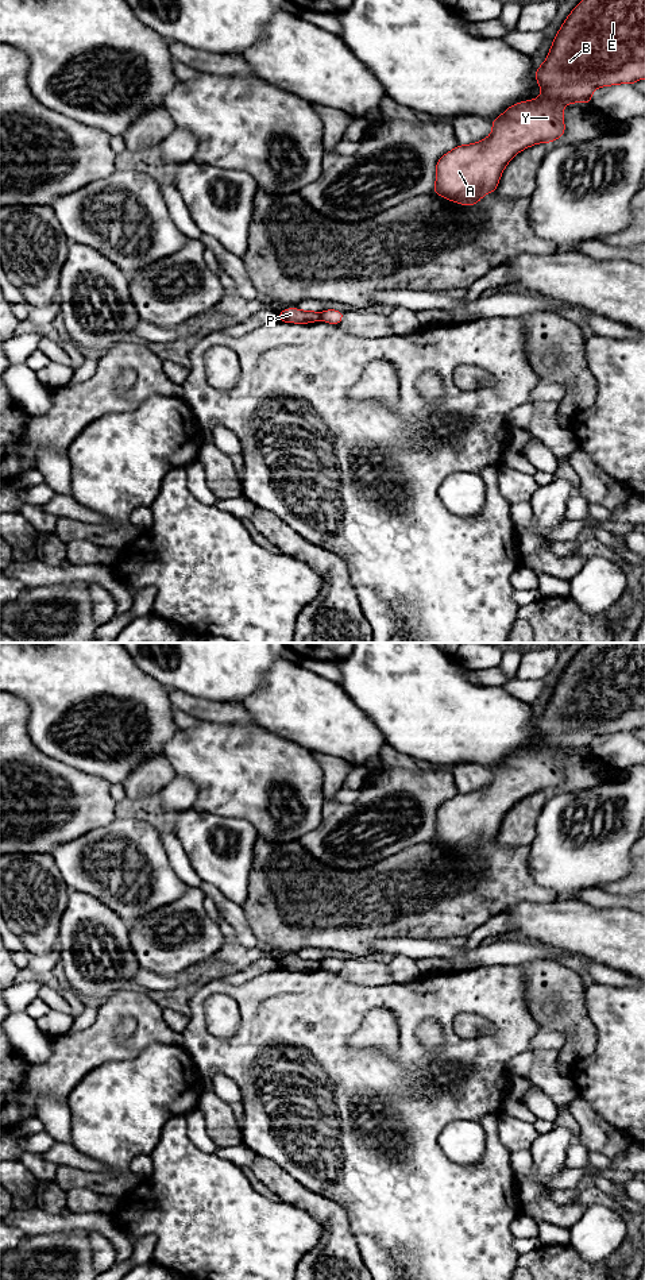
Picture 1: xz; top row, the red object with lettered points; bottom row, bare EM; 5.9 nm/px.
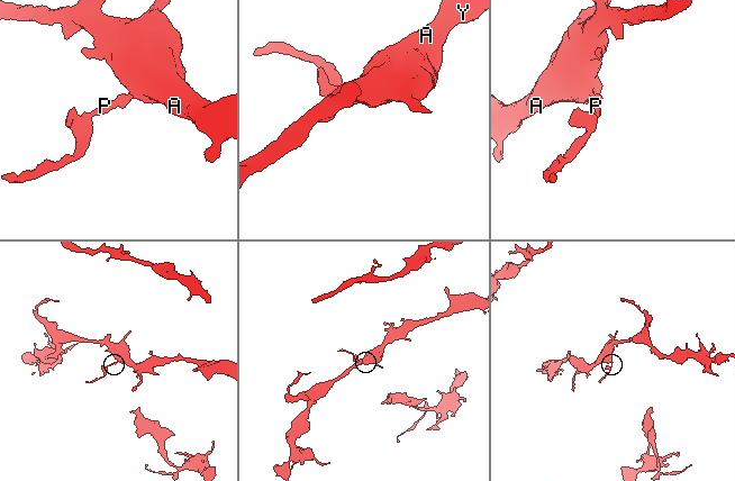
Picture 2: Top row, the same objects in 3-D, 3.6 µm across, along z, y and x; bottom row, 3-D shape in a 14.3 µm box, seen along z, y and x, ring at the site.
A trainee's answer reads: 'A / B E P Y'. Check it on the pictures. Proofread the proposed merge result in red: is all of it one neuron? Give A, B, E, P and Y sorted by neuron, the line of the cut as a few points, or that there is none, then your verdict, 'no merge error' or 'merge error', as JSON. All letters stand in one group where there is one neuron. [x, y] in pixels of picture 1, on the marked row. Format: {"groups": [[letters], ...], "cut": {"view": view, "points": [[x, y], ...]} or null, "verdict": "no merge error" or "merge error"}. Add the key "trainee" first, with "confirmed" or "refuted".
{"trainee": "refuted", "groups": [["A", "B", "E", "Y"], ["P"]], "cut": {"view": "xz", "points": [[319, 313], [320, 319]]}, "verdict": "merge error"}

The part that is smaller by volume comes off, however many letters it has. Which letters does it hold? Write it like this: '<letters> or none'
P

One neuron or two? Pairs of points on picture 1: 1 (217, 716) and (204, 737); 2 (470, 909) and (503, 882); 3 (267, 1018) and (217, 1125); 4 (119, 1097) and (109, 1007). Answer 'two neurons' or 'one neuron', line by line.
1: two neurons
2: one neuron
3: two neurons
4: two neurons

